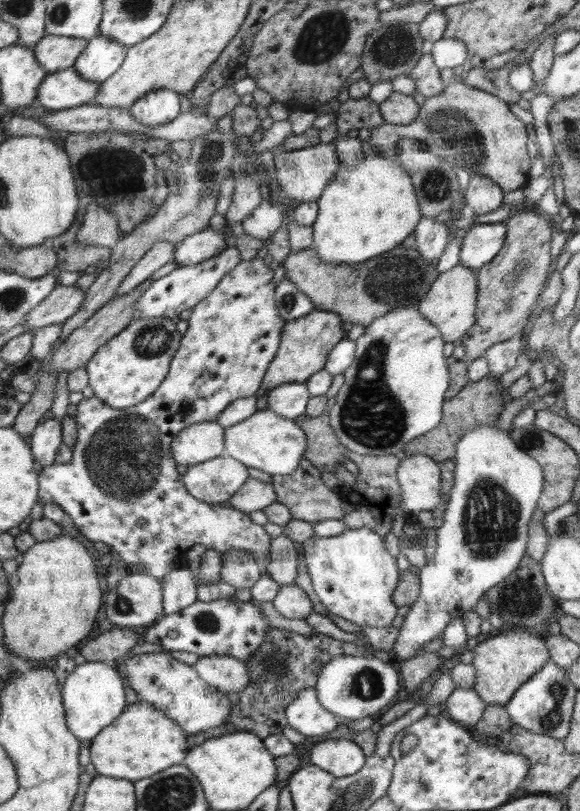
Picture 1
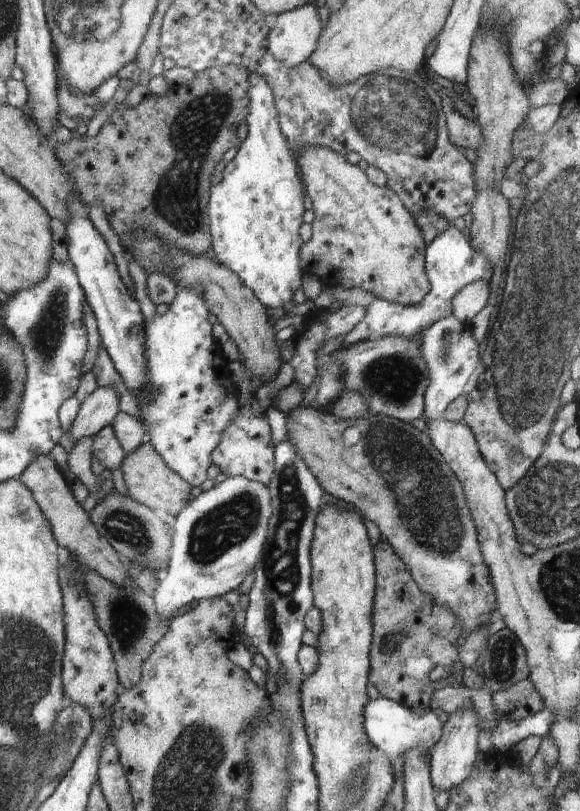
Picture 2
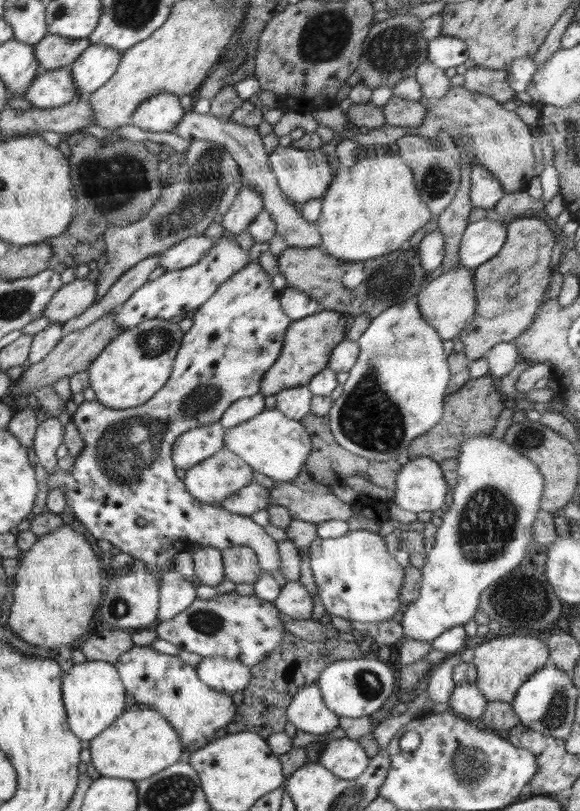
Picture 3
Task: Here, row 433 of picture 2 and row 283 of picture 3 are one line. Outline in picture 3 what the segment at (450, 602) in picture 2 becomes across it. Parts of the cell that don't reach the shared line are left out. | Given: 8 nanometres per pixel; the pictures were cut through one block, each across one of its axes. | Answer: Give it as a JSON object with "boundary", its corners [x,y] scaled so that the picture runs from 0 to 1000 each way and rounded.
{"boundary":[[[497,303],[493,307],[483,308],[479,326],[481,337],[491,340],[498,353],[524,359],[528,363],[534,364],[534,366],[545,369],[545,371],[552,374],[552,382],[574,382],[597,391],[634,388],[634,391],[643,393],[648,388],[662,383],[662,381],[716,366],[724,358],[728,358],[728,354],[734,354],[734,350],[738,350],[738,345],[734,345],[734,338],[738,338],[738,335],[728,330],[722,313],[714,308],[702,308],[697,305],[679,308],[679,311],[621,323],[621,326],[628,328],[628,345],[607,358],[590,350],[590,342],[600,335],[607,324],[559,313],[559,308],[555,308],[553,305],[528,306]]]}

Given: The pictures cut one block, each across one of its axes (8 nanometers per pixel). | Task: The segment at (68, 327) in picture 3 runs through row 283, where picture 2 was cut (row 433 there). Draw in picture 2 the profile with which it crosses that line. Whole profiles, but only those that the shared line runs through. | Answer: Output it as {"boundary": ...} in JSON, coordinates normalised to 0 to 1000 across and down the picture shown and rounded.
{"boundary":[[[205,507],[195,517],[193,528],[197,528],[197,535],[200,535],[210,555],[219,561],[228,560],[231,555],[238,555],[245,550],[245,545],[252,544],[245,519],[238,513],[210,507]]]}

